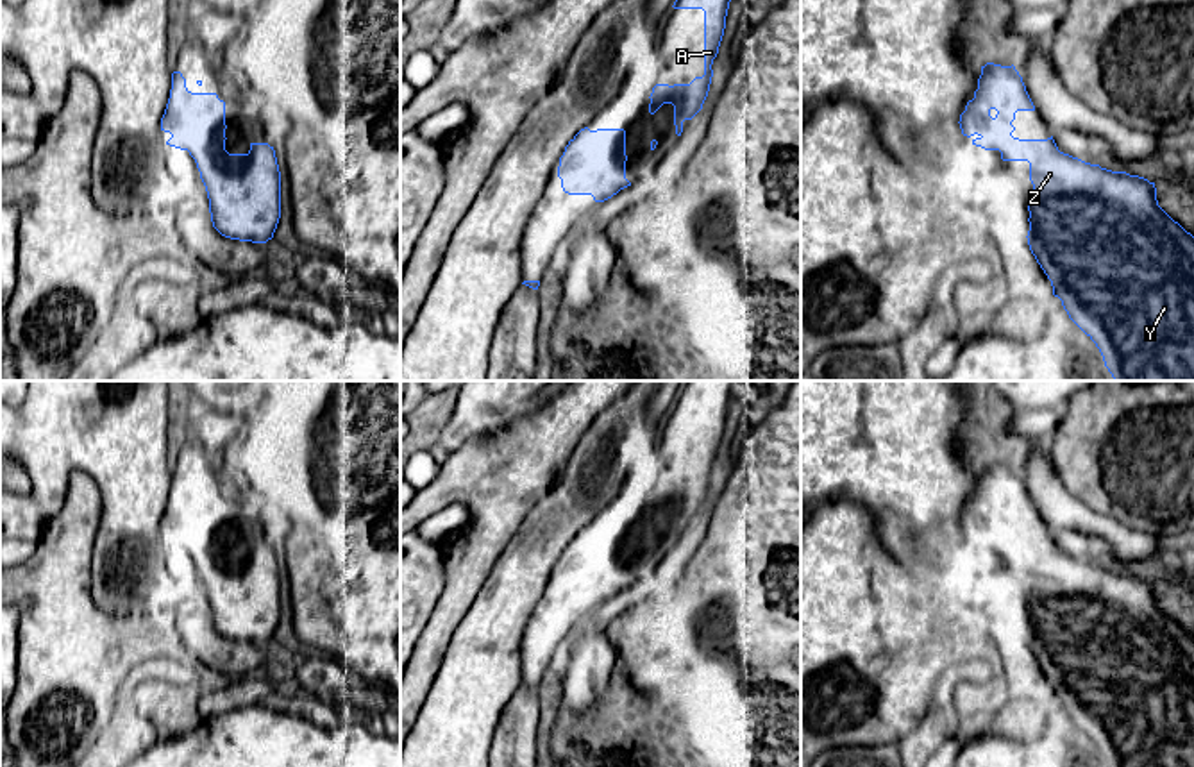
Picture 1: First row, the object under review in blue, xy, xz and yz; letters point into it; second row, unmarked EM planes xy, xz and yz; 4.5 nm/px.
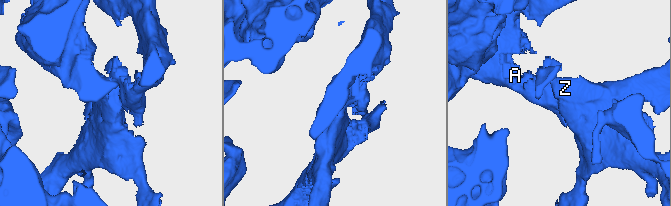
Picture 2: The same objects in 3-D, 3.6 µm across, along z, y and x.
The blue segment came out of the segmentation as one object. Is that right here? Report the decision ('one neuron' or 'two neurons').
one neuron

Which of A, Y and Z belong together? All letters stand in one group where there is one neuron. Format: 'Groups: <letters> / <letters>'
Groups: A Y Z

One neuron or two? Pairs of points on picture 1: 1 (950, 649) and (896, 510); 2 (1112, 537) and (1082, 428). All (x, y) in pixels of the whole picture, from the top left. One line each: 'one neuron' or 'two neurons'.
1: two neurons
2: two neurons

